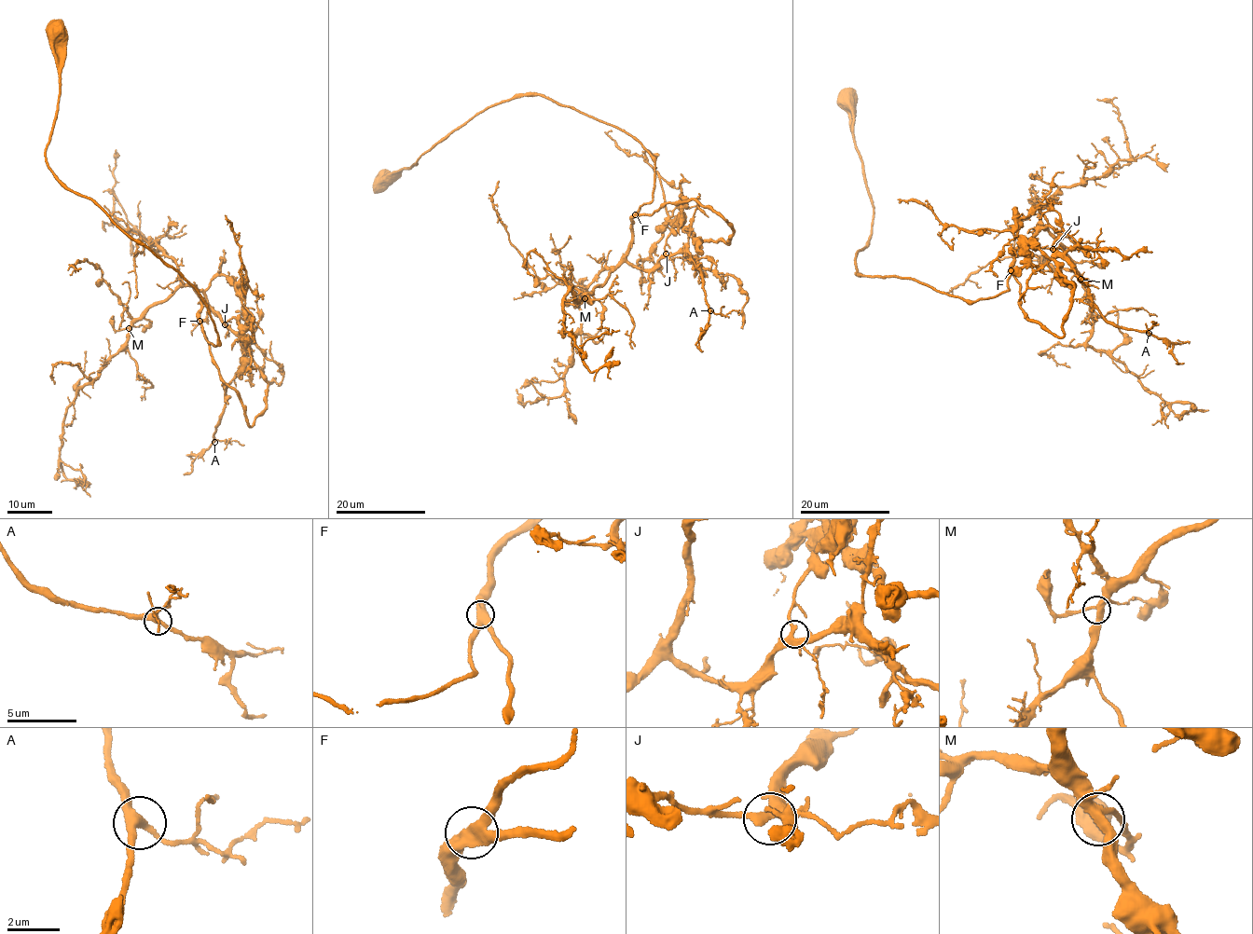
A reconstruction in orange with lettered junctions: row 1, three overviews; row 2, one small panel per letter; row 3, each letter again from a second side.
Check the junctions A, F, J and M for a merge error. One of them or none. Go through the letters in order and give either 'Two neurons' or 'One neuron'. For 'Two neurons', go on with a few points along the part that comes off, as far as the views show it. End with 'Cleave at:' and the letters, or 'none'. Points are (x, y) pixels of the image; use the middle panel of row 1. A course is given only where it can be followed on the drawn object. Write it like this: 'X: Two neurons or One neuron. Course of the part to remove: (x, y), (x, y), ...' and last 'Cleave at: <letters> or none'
A: One neuron
F: One neuron
J: One neuron
M: One neuron
Cleave at: none

